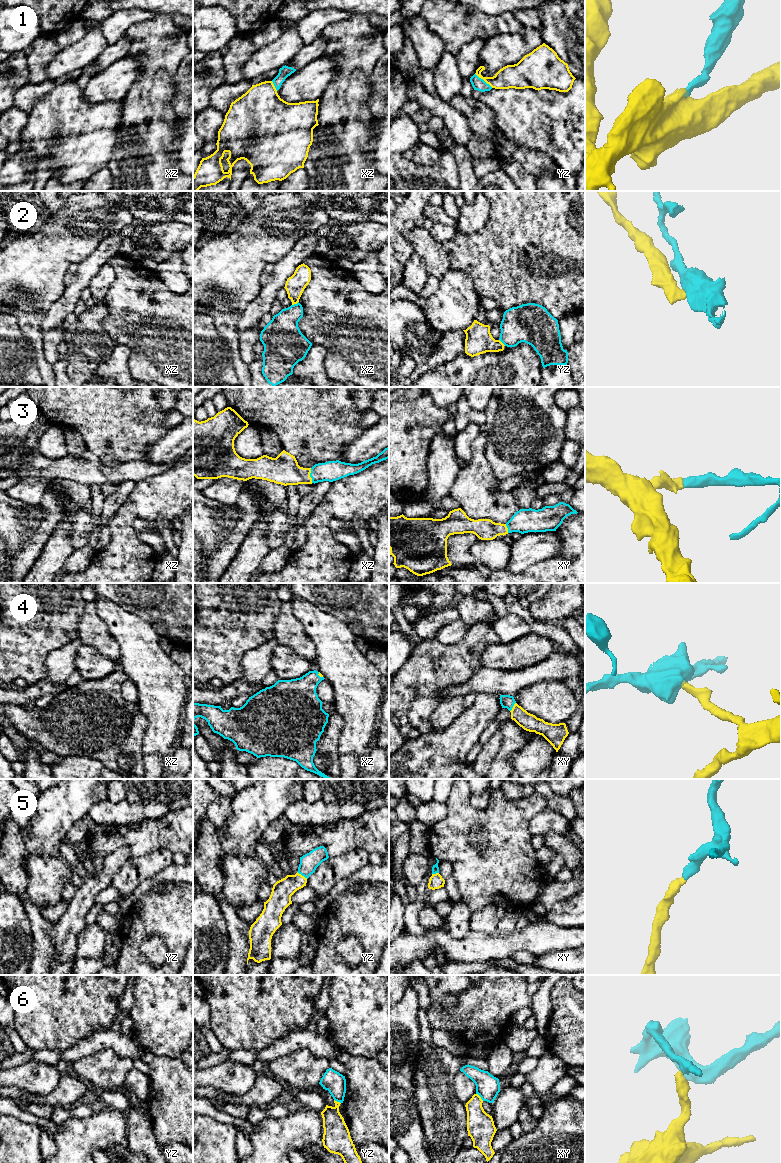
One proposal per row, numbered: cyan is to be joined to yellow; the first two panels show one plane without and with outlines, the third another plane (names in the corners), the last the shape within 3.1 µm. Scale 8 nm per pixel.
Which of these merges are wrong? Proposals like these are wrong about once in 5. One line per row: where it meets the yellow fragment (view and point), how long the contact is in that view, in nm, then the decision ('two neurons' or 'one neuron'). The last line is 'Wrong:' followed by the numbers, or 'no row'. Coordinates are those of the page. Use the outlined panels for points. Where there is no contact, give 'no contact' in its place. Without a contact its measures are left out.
1: contact yz (484, 80); length 180 nm; two neurons
2: contact xz (295, 303); length 70 nm; two neurons
3: contact xz (309, 475); length 120 nm; one neuron
4: contact xy (513, 707); length 90 nm; one neuron
5: contact yz (301, 875); length 100 nm; one neuron
6: contact xy (480, 1097); length 90 nm; two neurons
Wrong: 1, 2, 6

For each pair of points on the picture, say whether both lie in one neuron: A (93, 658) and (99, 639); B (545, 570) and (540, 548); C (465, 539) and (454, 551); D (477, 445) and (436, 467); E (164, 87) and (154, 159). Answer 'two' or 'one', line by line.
A: two
B: two
C: one
D: two
E: one

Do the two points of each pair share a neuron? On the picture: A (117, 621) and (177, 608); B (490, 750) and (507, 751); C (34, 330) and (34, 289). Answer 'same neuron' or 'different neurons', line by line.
A: different neurons
B: different neurons
C: different neurons

